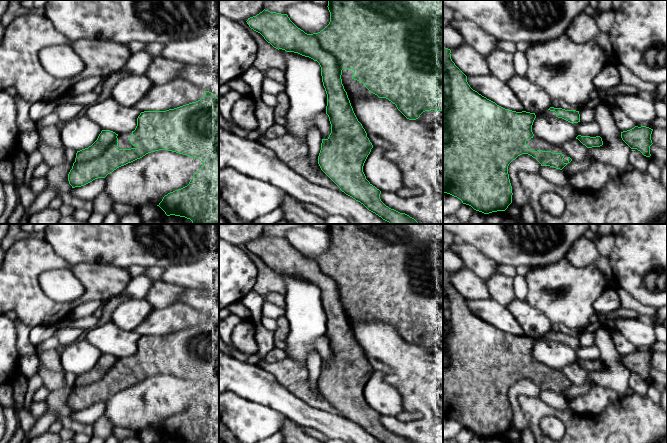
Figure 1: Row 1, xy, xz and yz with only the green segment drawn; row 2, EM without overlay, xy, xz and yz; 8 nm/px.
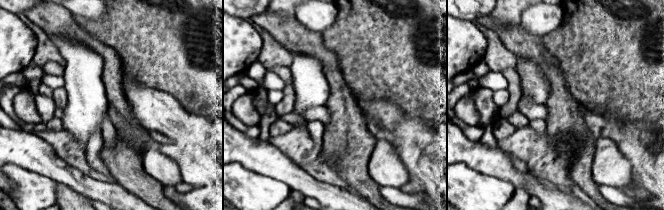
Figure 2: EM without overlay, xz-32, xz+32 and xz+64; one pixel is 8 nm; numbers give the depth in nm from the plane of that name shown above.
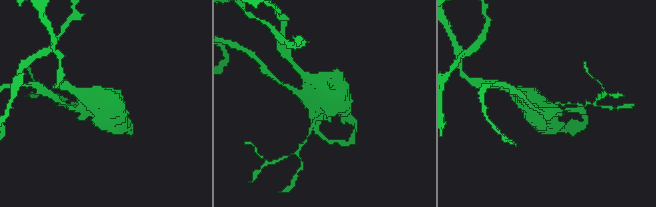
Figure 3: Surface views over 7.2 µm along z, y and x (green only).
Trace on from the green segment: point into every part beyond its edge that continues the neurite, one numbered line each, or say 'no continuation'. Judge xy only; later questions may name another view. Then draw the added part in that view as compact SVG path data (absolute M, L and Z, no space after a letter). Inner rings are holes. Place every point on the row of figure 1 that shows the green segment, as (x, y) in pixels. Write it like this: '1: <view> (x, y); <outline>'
1: xy (123, 143); M132 132L118 134L118 148L119 149L131 149L137 148L137 146L133 146L128 138L132 135Z

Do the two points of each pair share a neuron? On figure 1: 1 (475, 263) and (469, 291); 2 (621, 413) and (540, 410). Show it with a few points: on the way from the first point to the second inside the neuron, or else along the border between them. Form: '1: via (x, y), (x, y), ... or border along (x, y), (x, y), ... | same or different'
1: via (475, 270), (475, 284) | same
2: via (601, 425), (576, 425), (567, 416), (560, 414) | same

